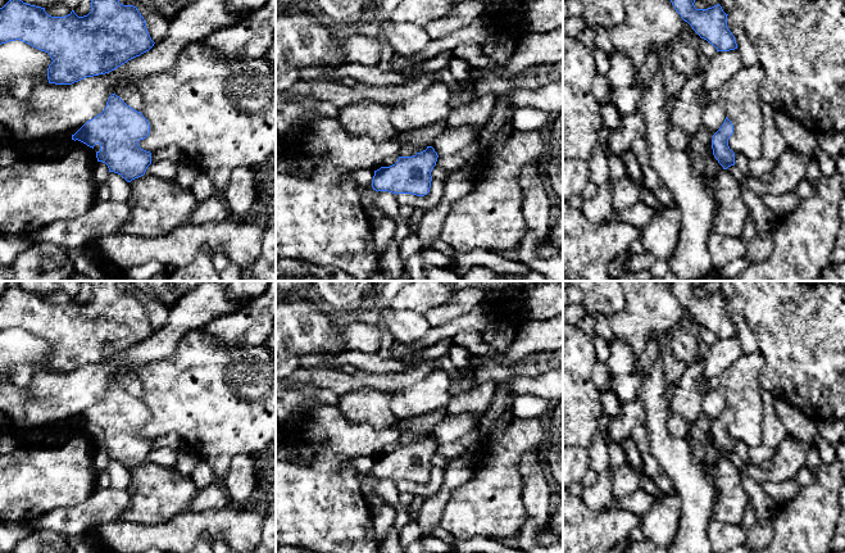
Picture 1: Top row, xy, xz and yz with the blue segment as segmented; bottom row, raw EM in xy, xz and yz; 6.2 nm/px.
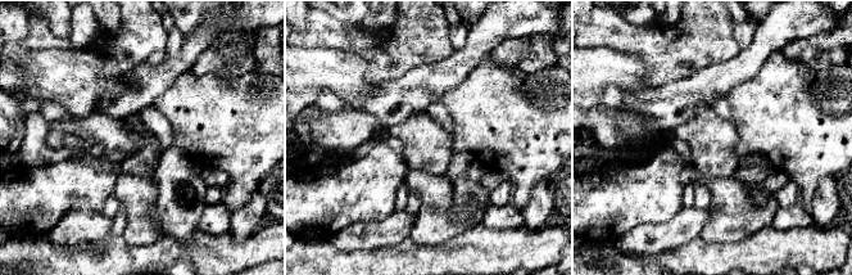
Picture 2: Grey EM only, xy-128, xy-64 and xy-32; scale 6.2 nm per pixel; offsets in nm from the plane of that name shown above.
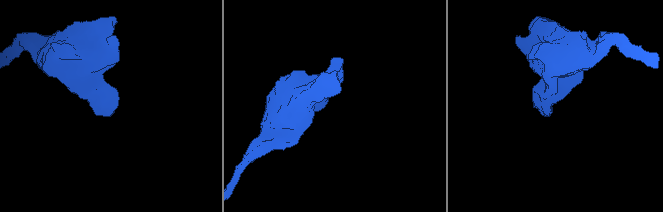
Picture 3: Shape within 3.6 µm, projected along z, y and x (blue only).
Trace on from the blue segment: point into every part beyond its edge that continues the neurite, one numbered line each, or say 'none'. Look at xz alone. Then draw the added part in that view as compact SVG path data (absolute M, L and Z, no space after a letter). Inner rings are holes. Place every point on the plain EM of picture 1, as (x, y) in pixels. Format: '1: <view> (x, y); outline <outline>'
none

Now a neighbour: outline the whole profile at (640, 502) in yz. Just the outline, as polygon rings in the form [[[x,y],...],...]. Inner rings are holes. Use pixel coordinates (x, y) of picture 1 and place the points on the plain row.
[[[639,489],[636,493],[612,499],[612,507],[617,507],[619,509],[630,511],[640,517],[642,517],[650,507],[659,499],[660,493],[658,495],[650,495],[644,490]]]

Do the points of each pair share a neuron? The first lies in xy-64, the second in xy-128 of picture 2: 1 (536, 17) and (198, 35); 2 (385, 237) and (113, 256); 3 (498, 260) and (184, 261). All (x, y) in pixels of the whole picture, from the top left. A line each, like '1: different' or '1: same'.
1: same
2: different
3: different

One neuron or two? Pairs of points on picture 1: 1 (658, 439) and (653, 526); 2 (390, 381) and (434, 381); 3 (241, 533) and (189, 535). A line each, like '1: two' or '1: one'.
1: two
2: two
3: one

